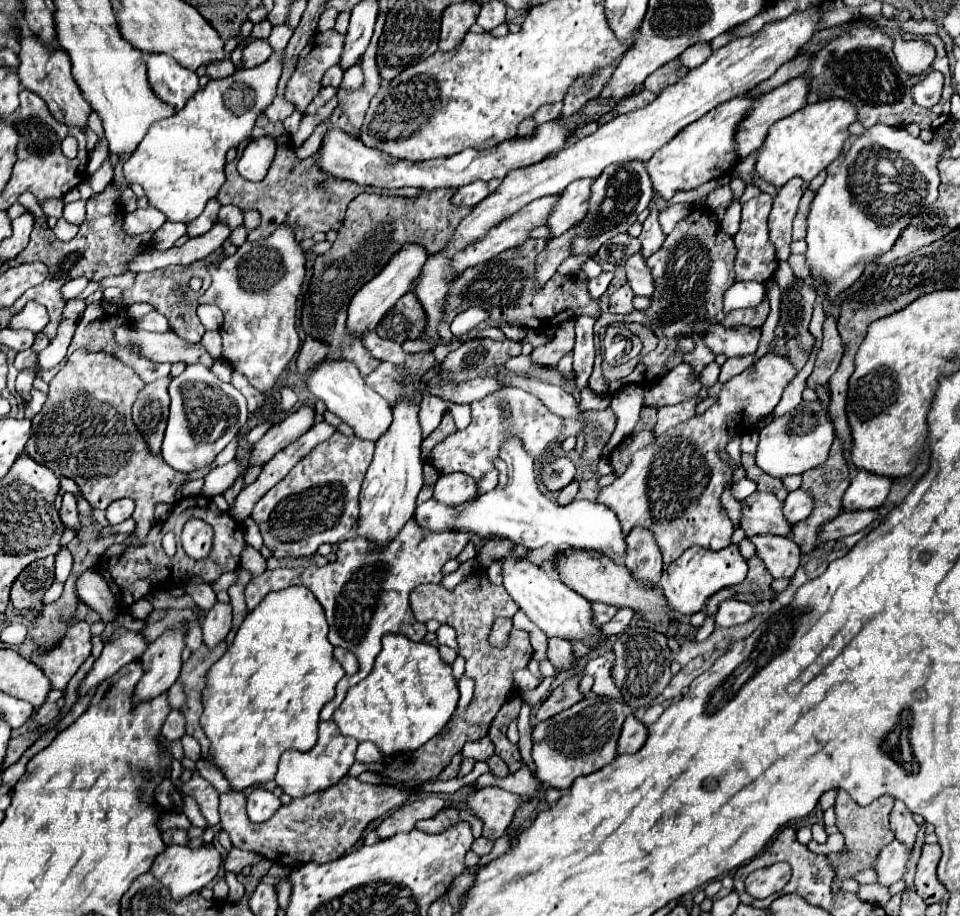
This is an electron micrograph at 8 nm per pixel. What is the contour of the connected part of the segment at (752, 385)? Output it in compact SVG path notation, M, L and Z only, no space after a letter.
M762 356L756 366L722 384L718 400L702 416L694 416L666 430L650 446L638 450L626 472L610 486L602 488L596 502L618 514L626 536L634 526L648 528L664 556L664 564L678 560L692 544L710 550L730 546L732 520L722 508L720 494L726 478L732 478L732 470L718 458L718 450L726 448L732 438L728 422L742 422L744 414L746 422L756 422L770 414L780 402L782 390L794 376L796 370L784 356Z

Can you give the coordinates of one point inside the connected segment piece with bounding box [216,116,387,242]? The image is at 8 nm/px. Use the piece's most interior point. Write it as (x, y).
(289, 195)

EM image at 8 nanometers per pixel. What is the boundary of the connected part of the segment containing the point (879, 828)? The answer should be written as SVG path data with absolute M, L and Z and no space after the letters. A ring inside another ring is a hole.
M838 790L838 798L834 804L834 812L836 812L836 828L844 834L844 850L840 854L844 864L838 864L838 852L830 856L830 866L836 872L838 880L844 878L852 878L858 870L862 868L872 868L874 866L874 858L878 854L878 850L882 850L886 844L890 844L894 840L894 834L890 834L890 826L888 826L888 814L894 806L892 798L878 798L874 800L870 806L858 806L844 790Z

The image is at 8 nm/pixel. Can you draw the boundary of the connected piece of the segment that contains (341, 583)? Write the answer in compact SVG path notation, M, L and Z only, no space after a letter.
M410 520L398 534L398 538L386 550L382 550L382 554L368 552L362 538L352 538L340 542L336 550L336 560L322 568L314 564L306 568L276 568L252 578L252 582L246 586L248 610L254 610L264 600L264 596L270 594L270 590L276 592L288 586L302 584L312 590L326 612L326 620L330 626L330 644L342 646L358 658L358 672L354 676L344 676L338 682L336 696L322 708L320 720L330 720L334 710L342 704L348 688L370 674L374 658L380 652L380 638L384 634L404 634L414 642L420 642L426 636L426 624L420 624L414 618L408 596L418 584L440 584L442 566L448 560L456 558L468 542L470 538L466 538L466 534L418 534L418 526L414 526L414 520Z

